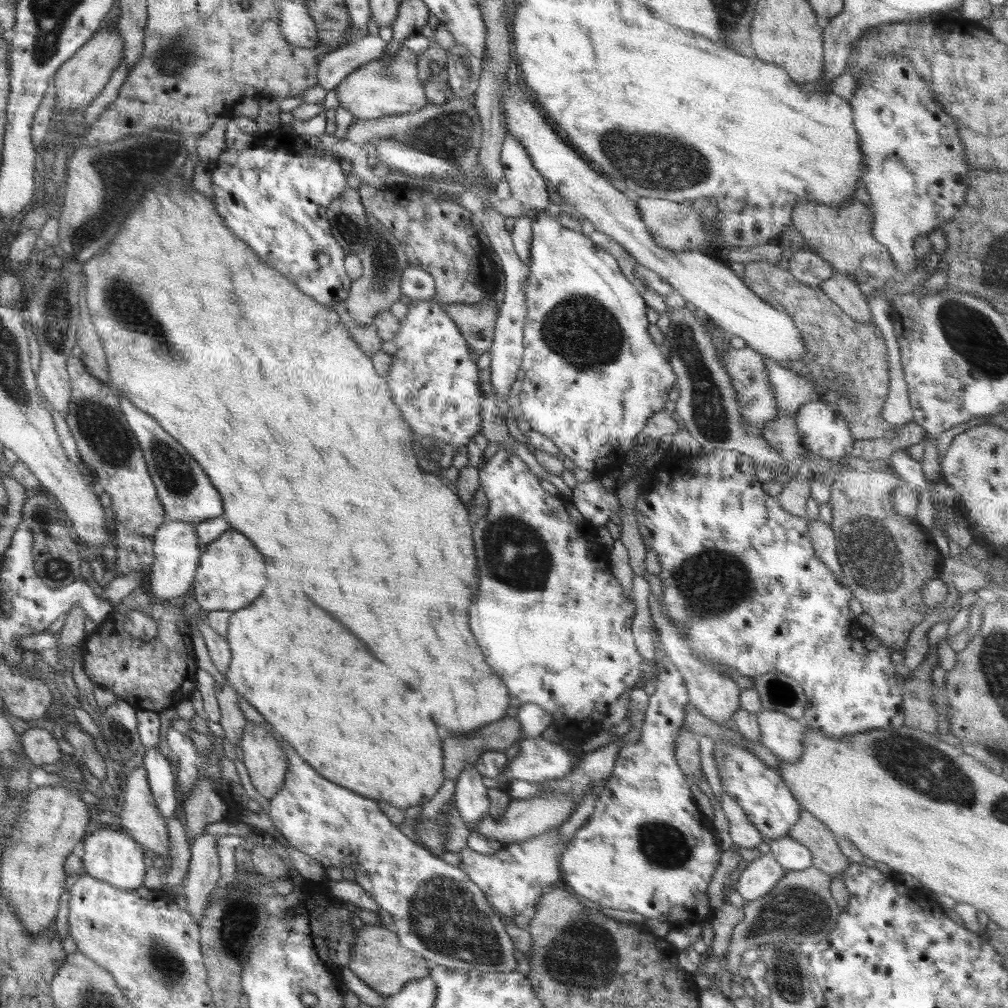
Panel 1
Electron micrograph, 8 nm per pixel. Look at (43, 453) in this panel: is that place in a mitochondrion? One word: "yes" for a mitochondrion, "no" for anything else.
no

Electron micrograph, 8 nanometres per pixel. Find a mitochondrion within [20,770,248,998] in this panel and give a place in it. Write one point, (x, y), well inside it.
(166, 962)

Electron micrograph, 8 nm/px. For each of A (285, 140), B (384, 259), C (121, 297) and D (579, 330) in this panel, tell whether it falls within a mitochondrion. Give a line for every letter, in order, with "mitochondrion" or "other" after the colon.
A: other
B: mitochondrion
C: mitochondrion
D: mitochondrion

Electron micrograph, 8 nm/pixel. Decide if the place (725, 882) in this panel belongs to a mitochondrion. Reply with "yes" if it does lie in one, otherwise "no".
no

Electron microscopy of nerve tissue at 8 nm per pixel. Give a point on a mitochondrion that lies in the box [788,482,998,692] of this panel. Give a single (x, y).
(873, 553)

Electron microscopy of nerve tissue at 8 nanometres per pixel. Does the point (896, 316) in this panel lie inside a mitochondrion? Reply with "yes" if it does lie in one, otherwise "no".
no

